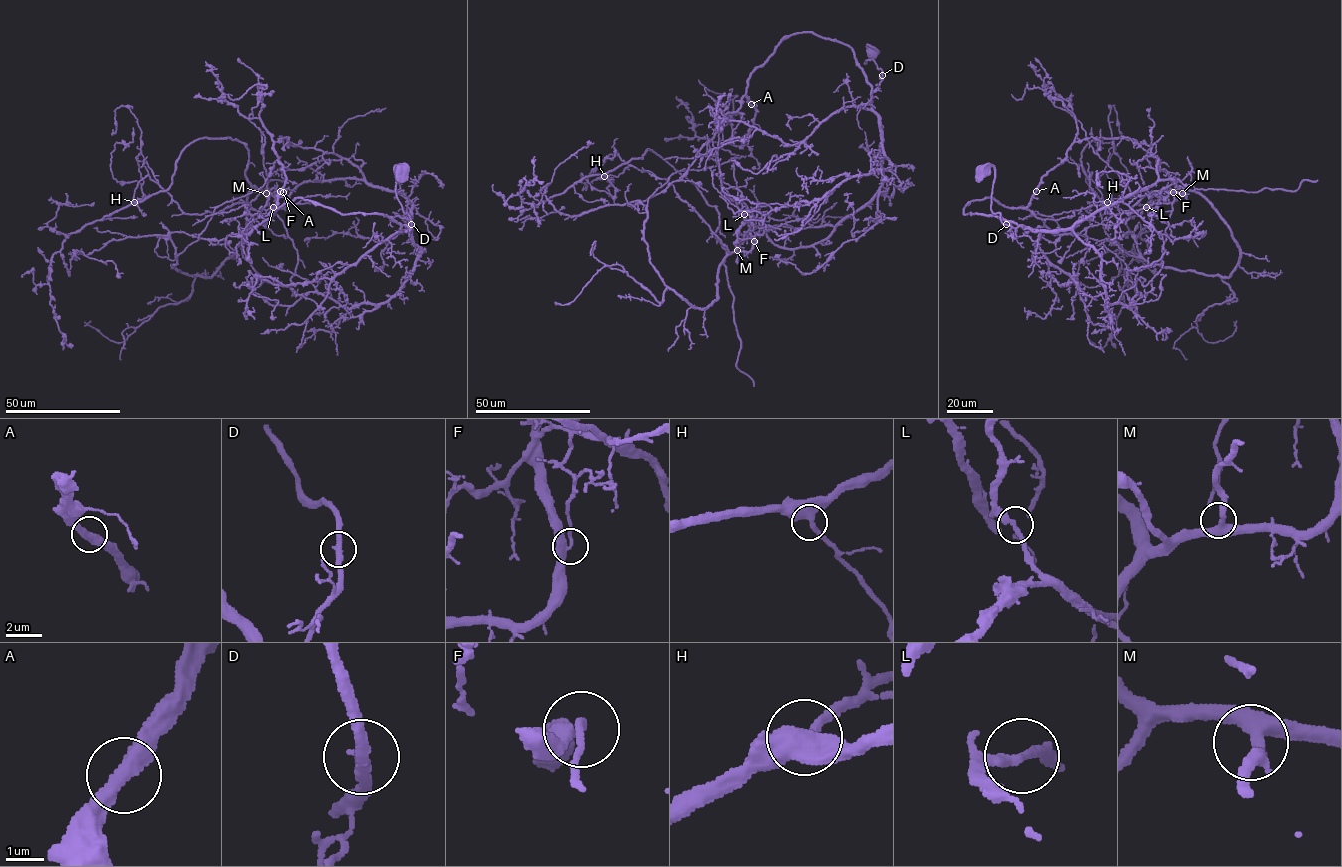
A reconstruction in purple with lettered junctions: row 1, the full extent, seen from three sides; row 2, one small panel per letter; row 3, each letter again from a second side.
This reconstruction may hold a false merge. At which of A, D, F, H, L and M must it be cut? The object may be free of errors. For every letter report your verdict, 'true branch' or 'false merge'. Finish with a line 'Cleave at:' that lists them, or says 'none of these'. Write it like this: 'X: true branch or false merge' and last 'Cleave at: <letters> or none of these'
A: true branch
D: true branch
F: false merge
H: true branch
L: true branch
M: true branch
Cleave at: F

